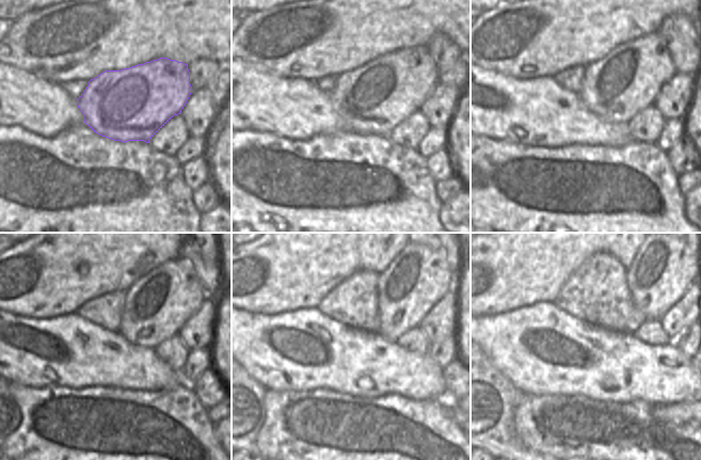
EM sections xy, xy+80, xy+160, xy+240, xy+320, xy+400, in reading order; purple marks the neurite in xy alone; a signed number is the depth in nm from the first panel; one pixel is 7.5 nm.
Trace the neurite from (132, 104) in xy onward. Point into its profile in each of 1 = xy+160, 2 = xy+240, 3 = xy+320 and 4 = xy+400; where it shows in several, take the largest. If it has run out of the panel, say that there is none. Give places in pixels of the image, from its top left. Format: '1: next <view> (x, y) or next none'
1: next xy+160 (626, 80)
2: next xy+240 (158, 304)
3: next xy+320 (418, 276)
4: next xy+400 (664, 267)

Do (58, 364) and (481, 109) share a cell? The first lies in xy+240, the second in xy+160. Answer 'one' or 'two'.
one

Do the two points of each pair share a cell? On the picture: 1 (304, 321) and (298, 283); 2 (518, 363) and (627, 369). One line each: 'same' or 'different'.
1: different
2: same

